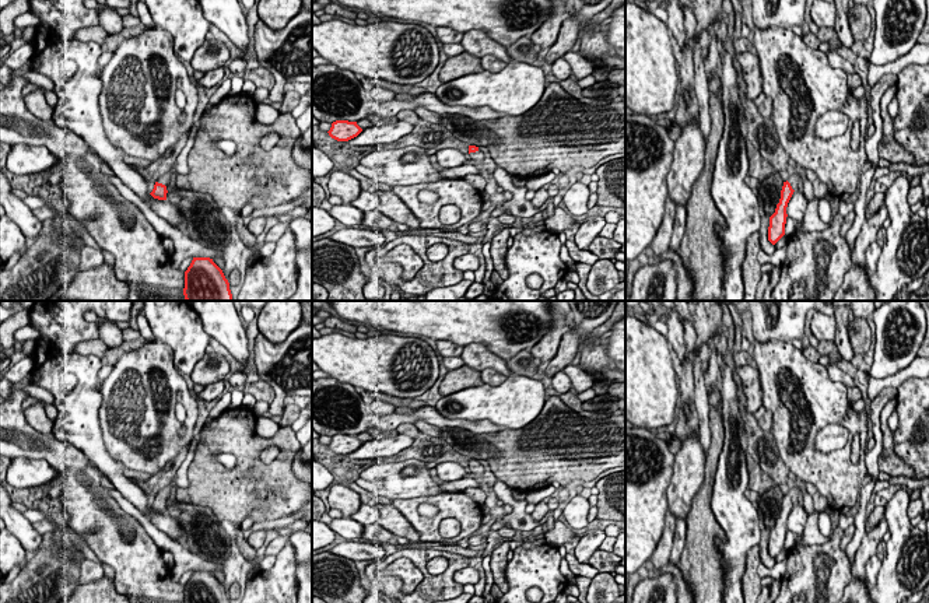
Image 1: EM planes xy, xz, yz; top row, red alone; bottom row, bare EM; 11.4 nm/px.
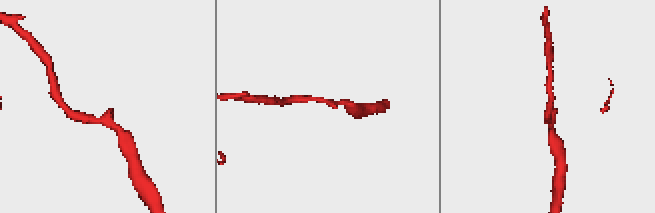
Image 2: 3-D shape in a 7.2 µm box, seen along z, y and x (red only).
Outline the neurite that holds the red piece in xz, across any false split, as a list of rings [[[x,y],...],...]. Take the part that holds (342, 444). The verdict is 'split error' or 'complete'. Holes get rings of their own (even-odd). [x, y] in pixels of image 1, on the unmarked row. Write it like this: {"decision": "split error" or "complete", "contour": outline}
{"decision": "complete", "contour": [[[336,434],[332,437],[329,449],[337,455],[348,455],[357,451],[362,442],[357,438],[357,435],[348,434]]]}

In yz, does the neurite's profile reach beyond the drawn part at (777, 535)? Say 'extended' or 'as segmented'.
extended

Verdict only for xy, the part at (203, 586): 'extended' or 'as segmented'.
as segmented

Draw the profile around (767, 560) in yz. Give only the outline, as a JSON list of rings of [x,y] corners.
[[[764,527],[761,529],[761,540],[760,540],[760,548],[761,548],[761,562],[767,568],[772,568],[775,565],[775,560],[768,554],[768,540],[770,540],[770,529]]]

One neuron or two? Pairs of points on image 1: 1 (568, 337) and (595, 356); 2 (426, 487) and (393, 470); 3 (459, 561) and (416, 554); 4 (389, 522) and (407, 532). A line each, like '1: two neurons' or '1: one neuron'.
1: two neurons
2: one neuron
3: one neuron
4: one neuron

